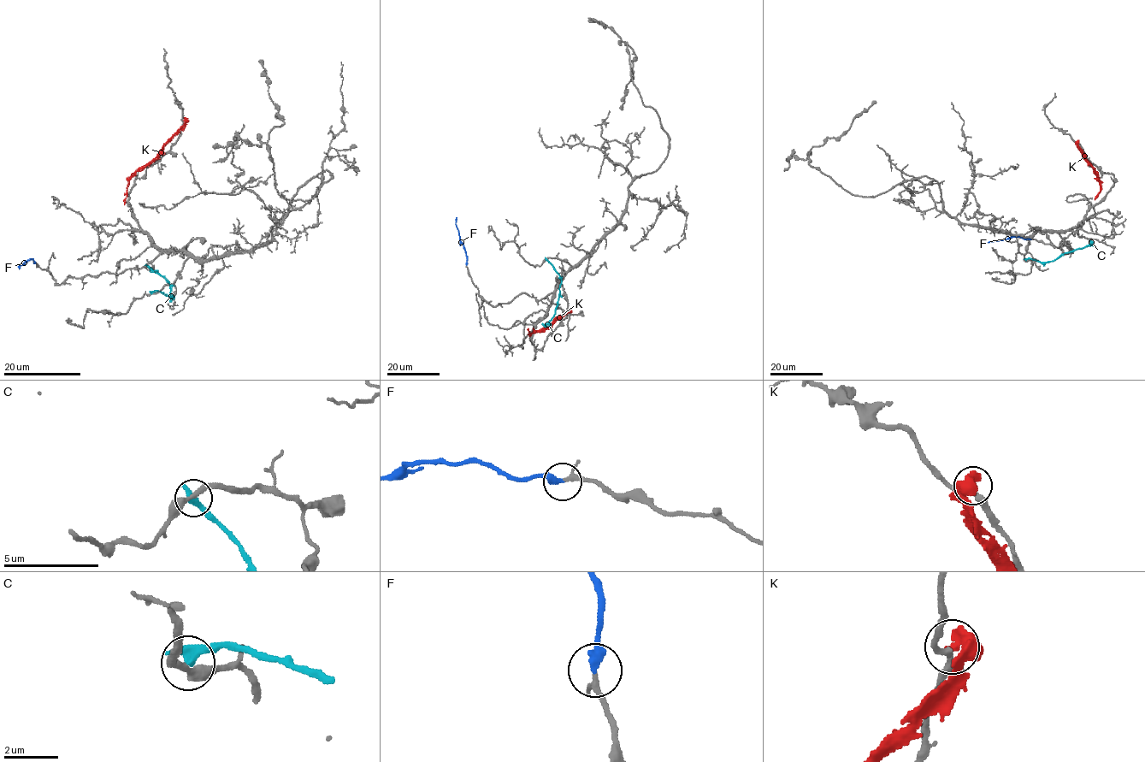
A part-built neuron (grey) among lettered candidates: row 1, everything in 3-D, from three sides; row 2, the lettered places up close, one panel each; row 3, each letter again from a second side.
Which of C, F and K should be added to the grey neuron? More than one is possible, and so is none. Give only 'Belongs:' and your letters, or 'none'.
Belongs: F

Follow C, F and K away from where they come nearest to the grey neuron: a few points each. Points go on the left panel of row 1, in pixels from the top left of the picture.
C: (151, 293), (160, 291), (174, 296), (170, 294), (170, 286), (162, 275), (144, 265)
F: (34, 263), (33, 259), (29, 259), (18, 266), (20, 268)
K: (184, 121), (185, 124), (129, 180), (124, 204)

